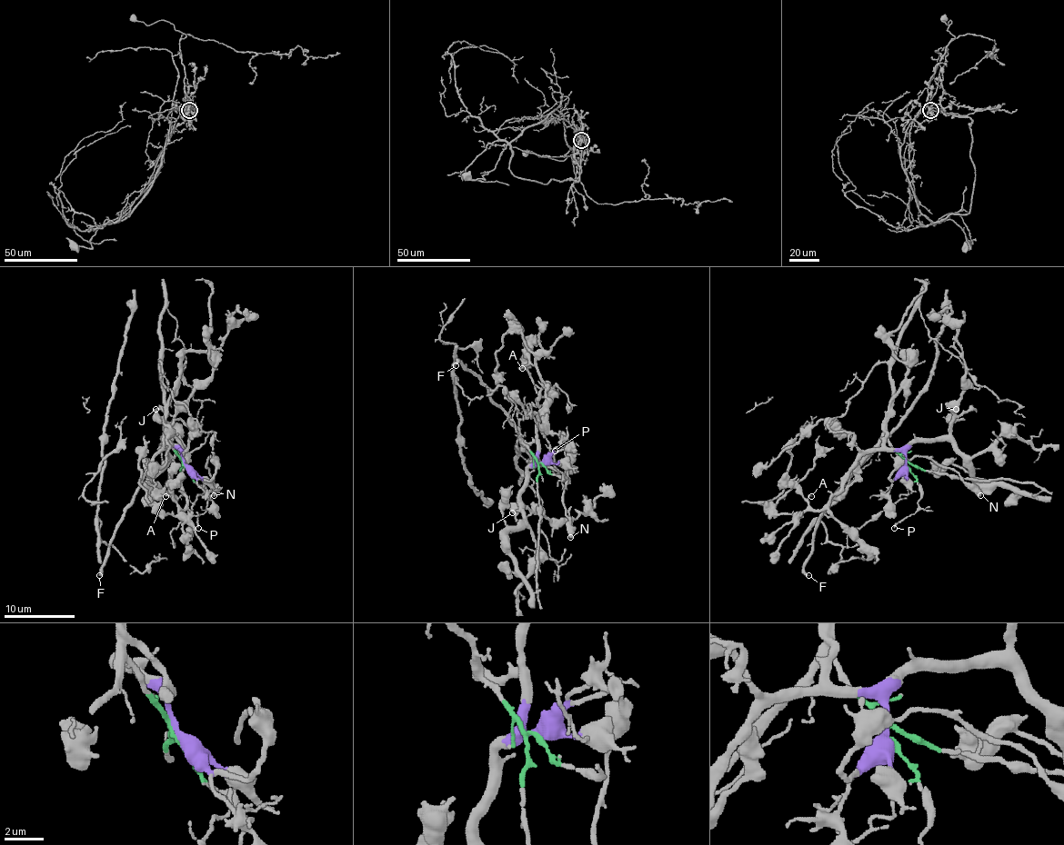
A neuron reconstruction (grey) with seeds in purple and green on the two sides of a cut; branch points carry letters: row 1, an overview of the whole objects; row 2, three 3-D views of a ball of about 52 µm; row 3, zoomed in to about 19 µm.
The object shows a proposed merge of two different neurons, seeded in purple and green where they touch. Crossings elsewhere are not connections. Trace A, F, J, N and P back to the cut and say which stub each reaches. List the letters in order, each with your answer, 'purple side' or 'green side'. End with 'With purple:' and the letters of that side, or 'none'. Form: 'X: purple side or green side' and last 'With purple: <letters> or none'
A: purple side
F: green side
J: purple side
N: purple side
P: green side
With purple: A, J, N

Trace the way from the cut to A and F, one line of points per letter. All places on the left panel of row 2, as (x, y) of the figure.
A: (184, 465), (181, 451), (181, 486), (185, 506), (183, 510), (165, 495)
F: (184, 465), (166, 439), (165, 448), (142, 476), (140, 488), (120, 518), (110, 545), (110, 553), (99, 575)

